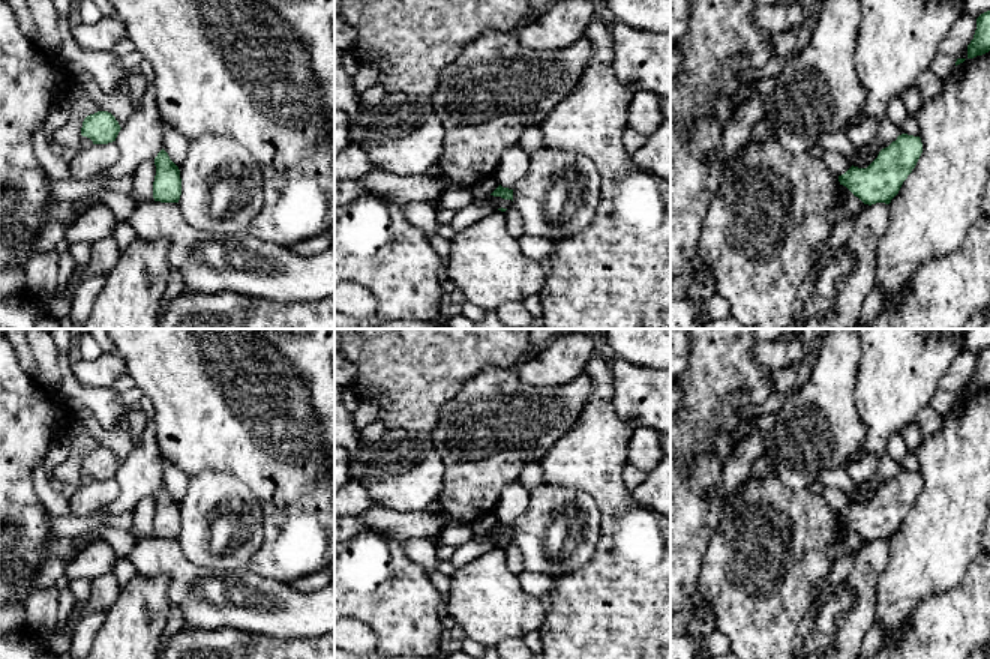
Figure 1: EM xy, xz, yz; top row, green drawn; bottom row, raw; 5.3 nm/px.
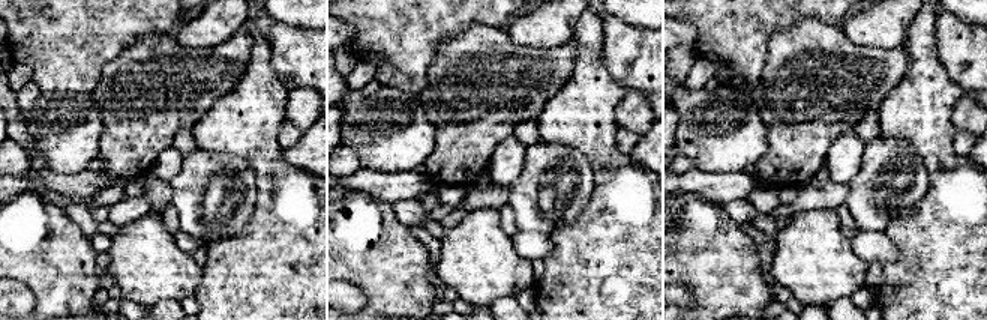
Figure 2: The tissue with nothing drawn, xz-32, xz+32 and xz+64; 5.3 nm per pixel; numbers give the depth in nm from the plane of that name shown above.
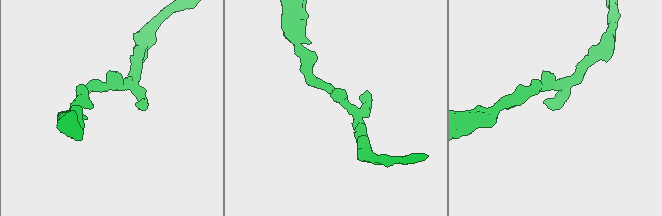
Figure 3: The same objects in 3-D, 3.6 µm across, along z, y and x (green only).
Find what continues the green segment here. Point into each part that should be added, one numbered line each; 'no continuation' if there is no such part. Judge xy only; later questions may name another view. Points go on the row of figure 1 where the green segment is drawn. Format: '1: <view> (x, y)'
no continuation

